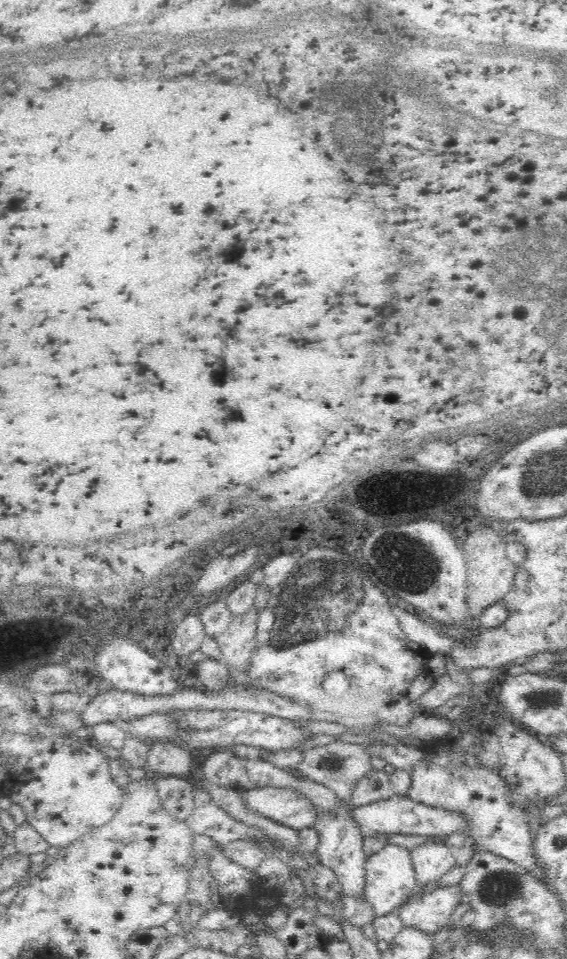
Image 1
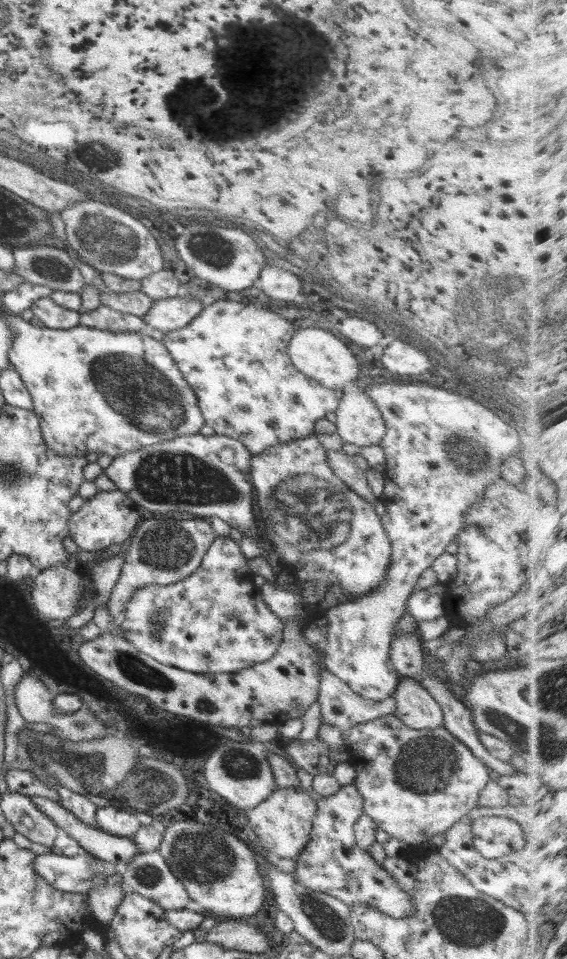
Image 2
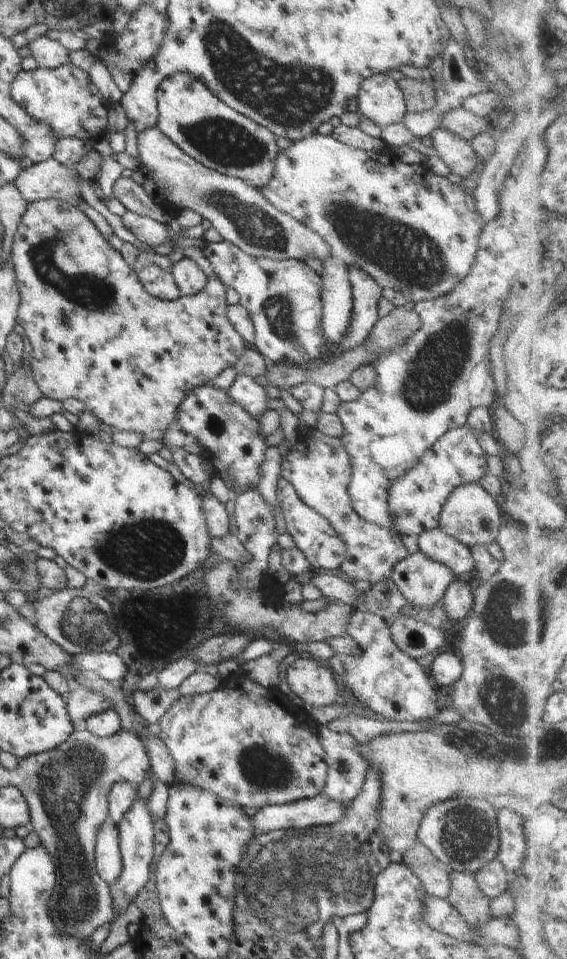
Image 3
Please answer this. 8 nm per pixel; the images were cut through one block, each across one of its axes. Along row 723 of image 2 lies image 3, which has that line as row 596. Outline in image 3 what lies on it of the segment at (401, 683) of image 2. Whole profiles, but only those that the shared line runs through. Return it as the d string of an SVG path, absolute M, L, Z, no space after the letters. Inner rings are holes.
M419 551L410 554L405 560L398 562L389 579L396 589L404 596L404 599L418 609L434 609L441 603L446 590L452 585L456 576L441 563L433 562Z

